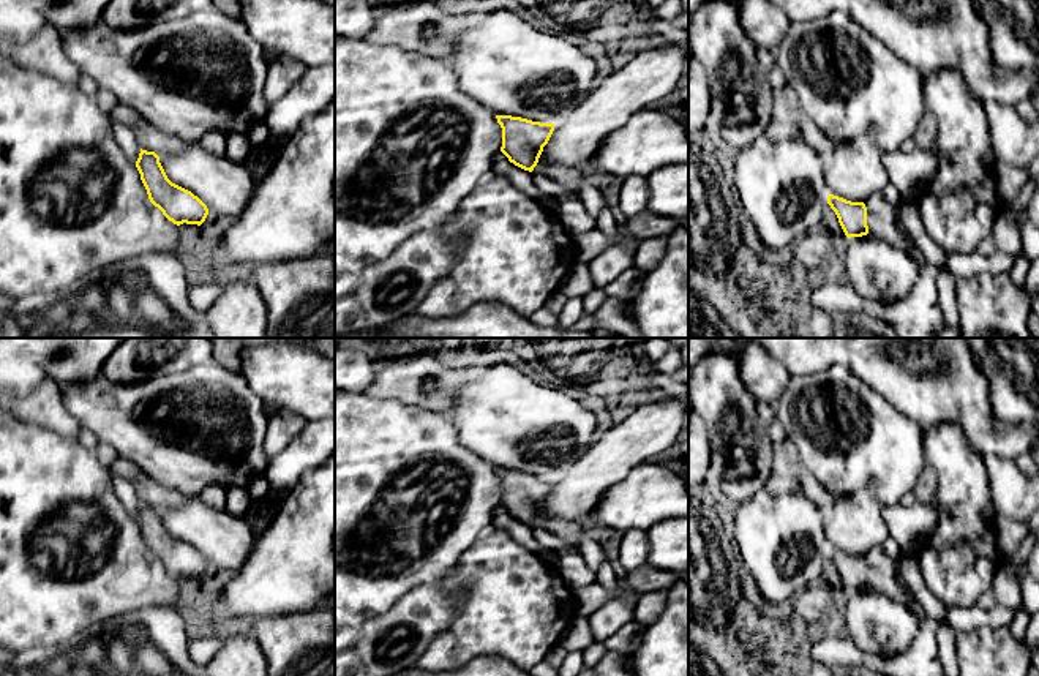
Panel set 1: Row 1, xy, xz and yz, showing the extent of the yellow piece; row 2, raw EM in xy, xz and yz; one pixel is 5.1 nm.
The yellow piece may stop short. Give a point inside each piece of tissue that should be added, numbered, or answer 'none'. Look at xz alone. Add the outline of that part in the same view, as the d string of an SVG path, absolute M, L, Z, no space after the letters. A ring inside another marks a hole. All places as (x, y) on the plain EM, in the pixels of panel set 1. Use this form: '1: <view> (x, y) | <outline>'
1: xz (570, 533) | M537 516L534 524L537 528L543 528L543 529L553 532L556 537L559 537L561 540L564 540L575 550L578 550L581 537L584 534L583 523L578 523L578 521Z

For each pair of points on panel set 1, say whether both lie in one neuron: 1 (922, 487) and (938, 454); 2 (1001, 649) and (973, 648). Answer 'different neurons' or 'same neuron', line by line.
1: different neurons
2: same neuron

